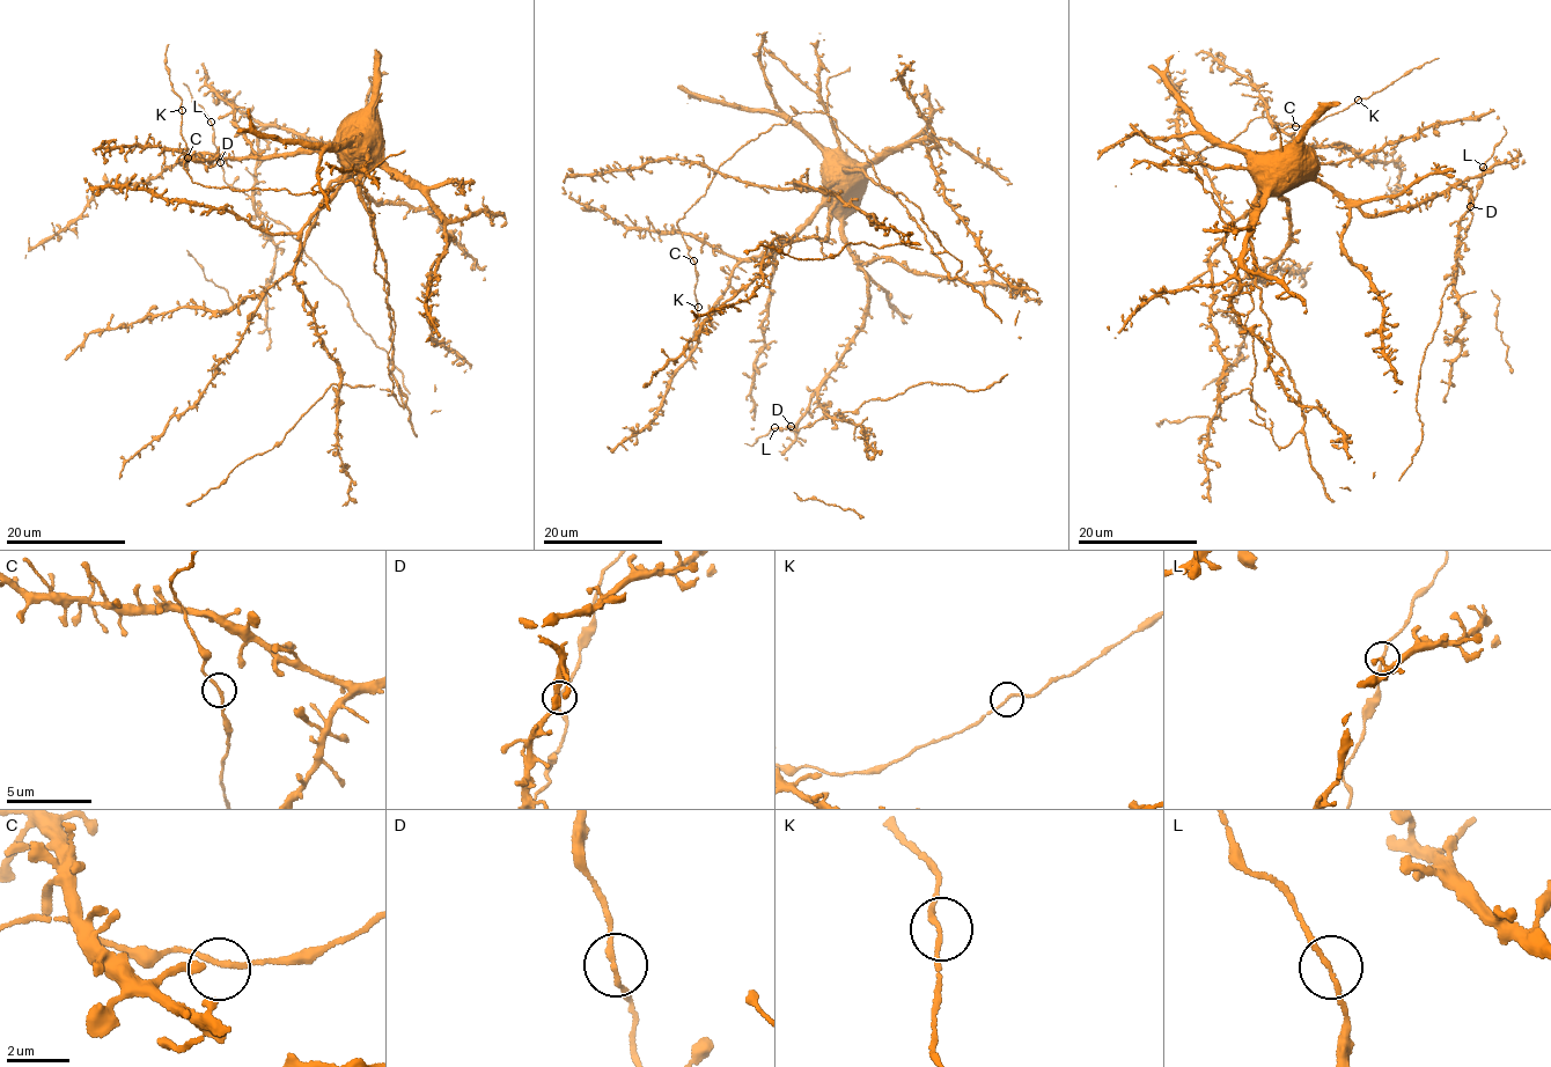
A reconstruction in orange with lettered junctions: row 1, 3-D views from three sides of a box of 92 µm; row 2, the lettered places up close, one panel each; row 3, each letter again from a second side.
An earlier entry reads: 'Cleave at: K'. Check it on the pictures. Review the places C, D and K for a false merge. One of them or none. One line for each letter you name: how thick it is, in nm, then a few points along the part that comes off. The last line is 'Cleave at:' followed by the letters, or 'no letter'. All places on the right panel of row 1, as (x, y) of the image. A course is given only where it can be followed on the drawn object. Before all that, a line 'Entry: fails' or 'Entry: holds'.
Entry: fails
Cleave at: no letter

